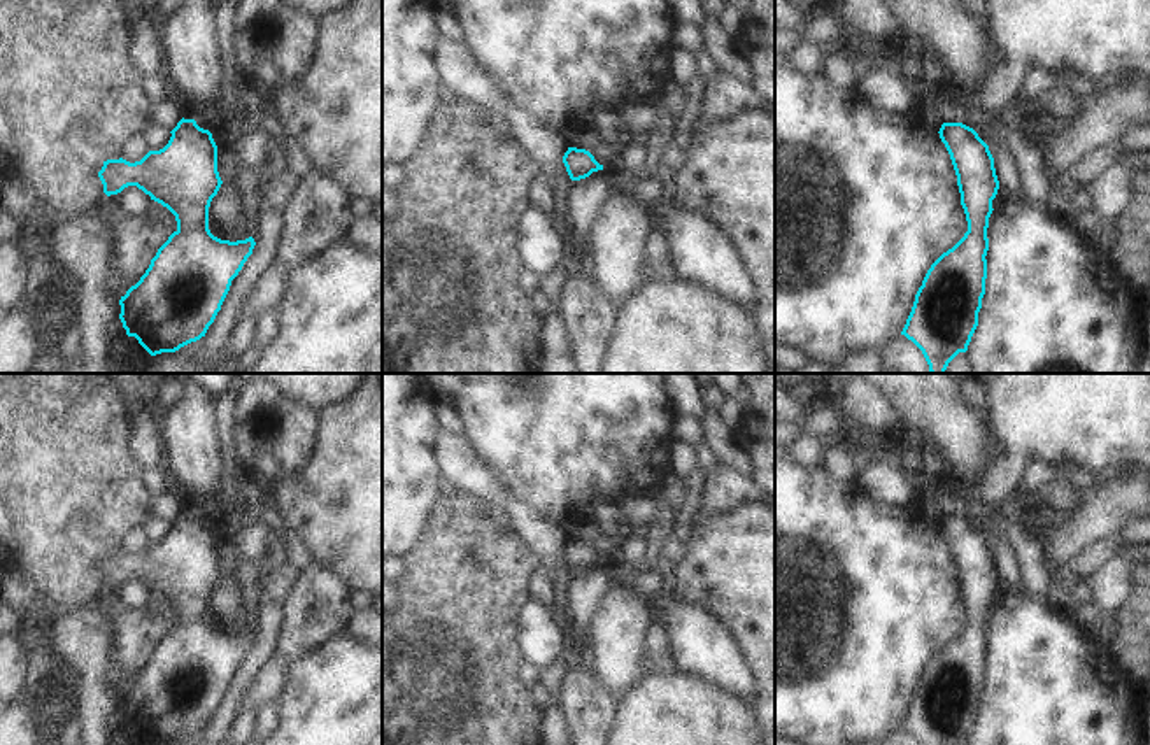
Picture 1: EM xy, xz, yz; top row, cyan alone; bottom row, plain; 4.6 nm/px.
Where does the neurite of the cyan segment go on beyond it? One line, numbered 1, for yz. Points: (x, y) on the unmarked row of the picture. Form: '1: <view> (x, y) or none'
1: none

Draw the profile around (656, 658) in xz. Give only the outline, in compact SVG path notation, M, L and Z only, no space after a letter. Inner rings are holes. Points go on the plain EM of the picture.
M657 617L645 628L640 666L654 675L673 673L678 670L670 650L666 626Z

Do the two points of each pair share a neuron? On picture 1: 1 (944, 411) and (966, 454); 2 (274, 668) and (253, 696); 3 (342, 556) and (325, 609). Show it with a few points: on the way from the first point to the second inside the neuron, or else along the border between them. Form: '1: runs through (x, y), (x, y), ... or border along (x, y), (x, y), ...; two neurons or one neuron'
1: runs through (945, 421), (966, 444); one neuron
2: runs through (272, 675), (260, 689); one neuron
3: border along (312, 561), (330, 568), (349, 586); two neurons

